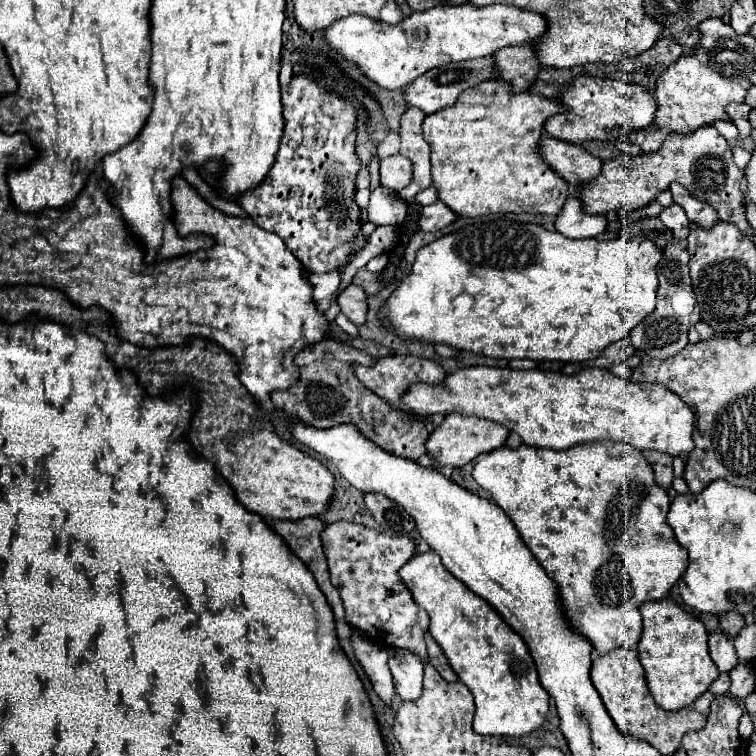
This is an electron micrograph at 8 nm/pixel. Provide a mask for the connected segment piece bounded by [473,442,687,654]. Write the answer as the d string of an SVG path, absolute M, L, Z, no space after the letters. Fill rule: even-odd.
M521 444L519 448L509 448L509 446L501 446L489 454L481 454L473 466L473 478L475 482L485 488L487 492L491 492L493 502L505 510L505 514L513 520L515 528L519 530L519 536L523 538L525 546L537 554L541 566L547 570L547 576L551 580L557 582L557 590L559 590L559 600L561 600L561 608L563 608L563 616L565 620L571 624L571 628L575 632L579 632L581 636L585 636L591 646L603 654L617 650L621 646L633 646L639 642L641 638L641 614L639 614L639 604L649 602L649 600L661 600L665 598L665 594L669 592L669 588L679 580L681 572L685 572L687 568L687 552L685 548L681 548L675 542L673 530L667 524L667 512L669 512L669 496L667 490L661 488L655 482L653 470L649 466L649 462L643 458L643 454L635 448L629 448L629 444L579 444L577 448L569 448L569 450L549 450L549 448L535 448L535 446L527 446Z

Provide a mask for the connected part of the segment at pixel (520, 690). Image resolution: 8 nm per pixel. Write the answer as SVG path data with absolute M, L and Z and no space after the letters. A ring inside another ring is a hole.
M433 550L415 554L399 570L399 576L413 594L415 604L429 614L429 634L475 698L473 730L491 736L523 736L537 730L549 712L549 694L539 682L525 640L495 608L451 576Z

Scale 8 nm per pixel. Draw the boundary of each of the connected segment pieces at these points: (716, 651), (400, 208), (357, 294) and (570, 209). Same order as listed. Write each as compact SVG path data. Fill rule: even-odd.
M721 630L709 634L709 654L719 672L729 672L737 666L737 652L733 648L733 640L727 638Z
M379 186L377 190L371 192L367 214L369 214L369 222L377 226L399 224L407 214L407 204L397 196L397 192L391 192L389 188Z
M347 286L339 296L337 296L337 304L341 314L345 314L355 326L361 326L365 322L365 314L367 314L367 304L365 304L367 294L363 292L361 286Z
M567 198L561 214L555 220L557 232L561 232L567 238L593 238L605 230L605 216L589 216L581 212L581 204L577 198Z

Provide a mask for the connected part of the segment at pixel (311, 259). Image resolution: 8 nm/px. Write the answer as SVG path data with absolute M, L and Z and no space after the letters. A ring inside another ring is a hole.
M305 76L291 78L289 88L281 90L281 102L285 116L285 134L275 164L265 182L261 182L257 190L249 190L245 192L245 196L237 198L237 204L253 218L259 228L277 234L285 242L287 250L291 250L307 270L329 272L333 268L341 268L349 260L349 256L359 252L367 242L367 238L361 234L359 208L353 202L355 176L359 170L359 160L355 156L357 114L345 100L327 92Z

